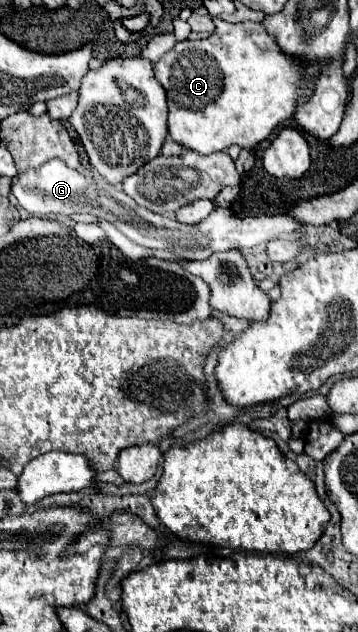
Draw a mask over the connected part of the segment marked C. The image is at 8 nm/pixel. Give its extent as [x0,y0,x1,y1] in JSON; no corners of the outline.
[155,17,323,153]

